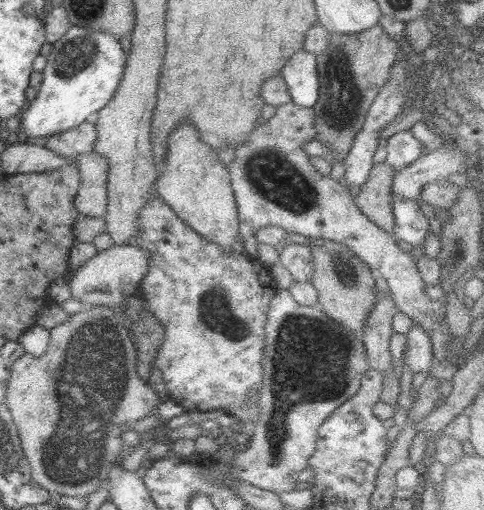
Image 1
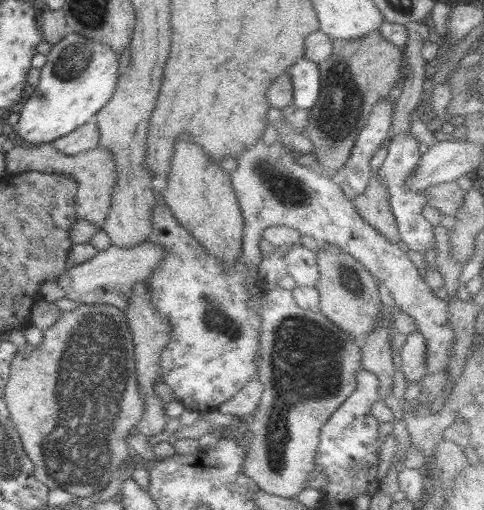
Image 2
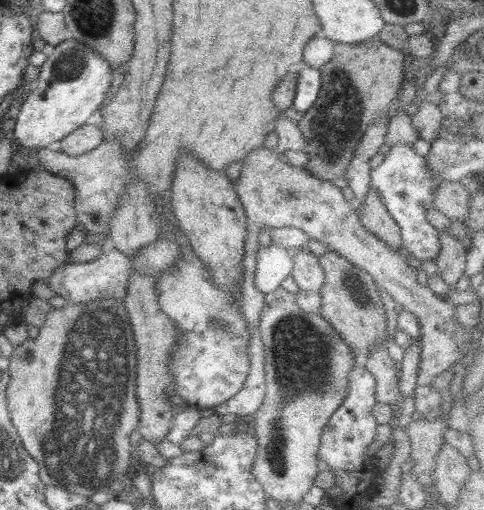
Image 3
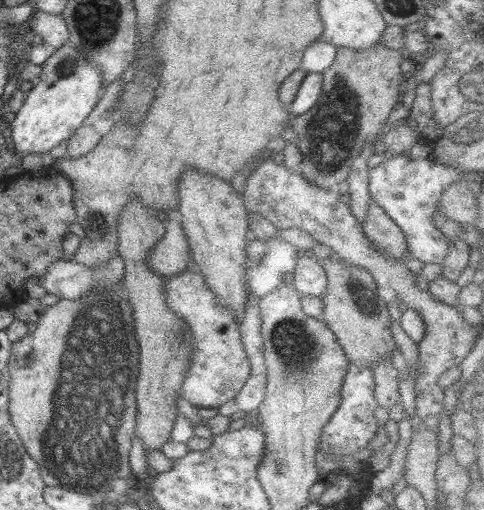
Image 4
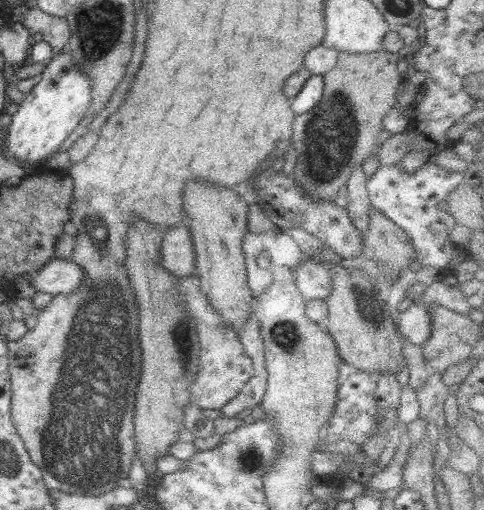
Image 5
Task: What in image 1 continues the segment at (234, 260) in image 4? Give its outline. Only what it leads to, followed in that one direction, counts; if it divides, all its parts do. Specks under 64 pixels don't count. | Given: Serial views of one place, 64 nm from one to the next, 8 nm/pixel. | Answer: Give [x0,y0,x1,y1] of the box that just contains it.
[155,124,241,252]

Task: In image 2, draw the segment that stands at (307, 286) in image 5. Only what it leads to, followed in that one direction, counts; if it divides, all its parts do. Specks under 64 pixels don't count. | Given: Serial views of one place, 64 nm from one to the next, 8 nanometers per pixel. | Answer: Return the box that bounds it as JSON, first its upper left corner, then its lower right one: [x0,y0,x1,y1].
[284,244,320,286]

